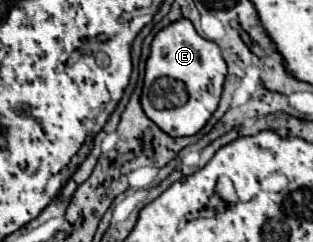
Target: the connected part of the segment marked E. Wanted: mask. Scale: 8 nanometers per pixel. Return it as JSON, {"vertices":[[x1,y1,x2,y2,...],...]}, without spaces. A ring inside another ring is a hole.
{"vertices":[[185,18,177,20,167,28,163,28,151,44,143,96,141,96,143,110,169,136,175,138,193,136,209,122,209,118,217,110,225,76,227,76,227,64,221,56,219,46,211,40,201,38,189,20],[161,80,163,80,163,90,161,90],[177,84,183,84,185,92,181,92,181,86],[167,88,171,94,165,92]]}

